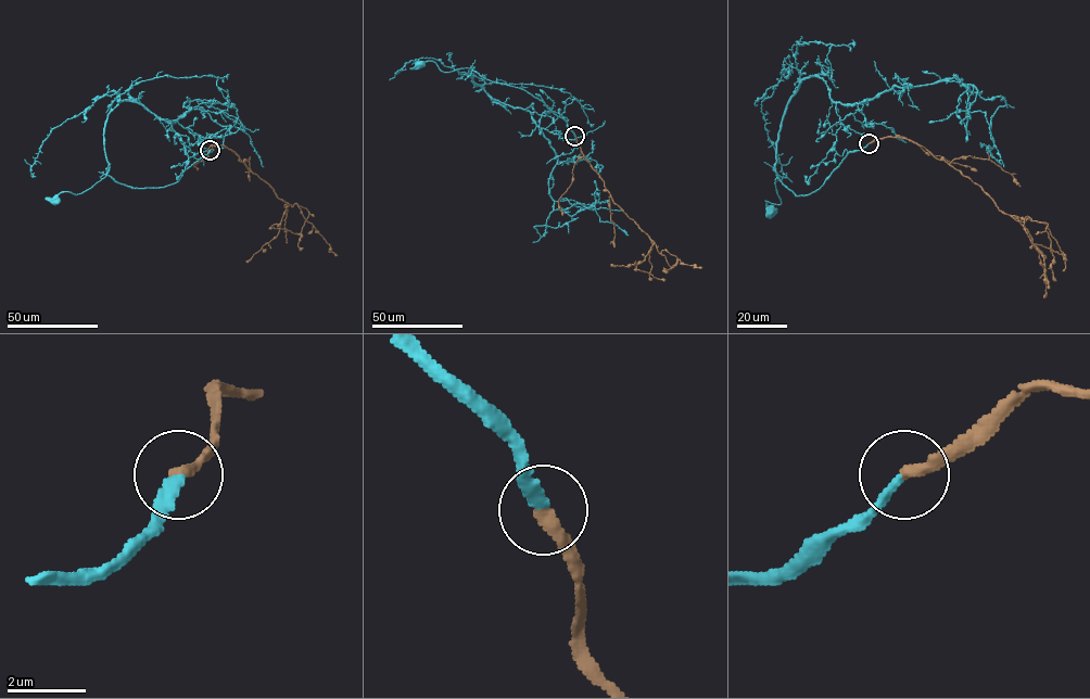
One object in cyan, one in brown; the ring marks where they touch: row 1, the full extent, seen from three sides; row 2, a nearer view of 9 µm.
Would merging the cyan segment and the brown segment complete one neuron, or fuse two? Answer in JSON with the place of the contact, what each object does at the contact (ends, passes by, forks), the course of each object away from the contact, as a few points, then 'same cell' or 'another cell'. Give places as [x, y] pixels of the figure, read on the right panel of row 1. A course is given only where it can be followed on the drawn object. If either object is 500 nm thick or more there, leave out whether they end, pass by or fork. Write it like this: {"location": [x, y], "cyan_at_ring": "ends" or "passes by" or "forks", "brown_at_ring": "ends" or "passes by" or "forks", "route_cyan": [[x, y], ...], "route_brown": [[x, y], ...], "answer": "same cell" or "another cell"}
{"location": [869, 143], "cyan_at_ring": "ends", "brown_at_ring": "ends", "route_cyan": [[867, 143], [850, 151], [821, 187], [807, 194], [797, 195], [777, 178], [781, 203], [765, 200], [770, 212]], "route_brown": [[869, 143], [911, 140], [968, 177], [1003, 214], [1028, 216], [1023, 228], [1043, 258], [1048, 288]], "answer": "same cell"}

